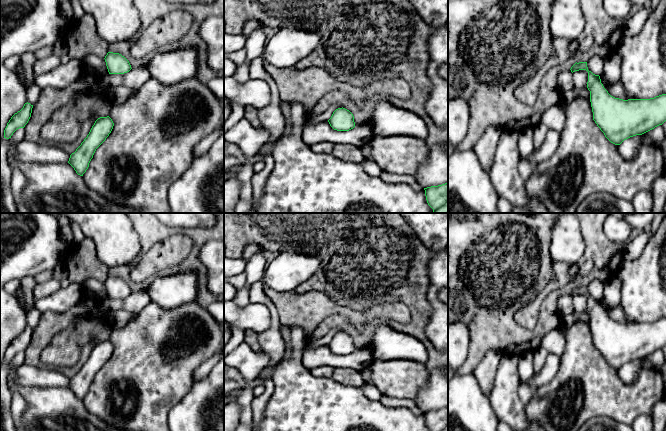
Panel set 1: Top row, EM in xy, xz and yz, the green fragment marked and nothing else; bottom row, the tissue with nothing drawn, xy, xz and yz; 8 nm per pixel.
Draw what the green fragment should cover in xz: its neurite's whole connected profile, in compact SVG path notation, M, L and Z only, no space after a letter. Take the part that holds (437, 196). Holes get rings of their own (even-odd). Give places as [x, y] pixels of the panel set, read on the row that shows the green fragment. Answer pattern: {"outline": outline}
{"outline": "M448 183L427 187L424 190L433 213L448 213Z"}

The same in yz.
{"outline": "M587 62L575 63L571 72L588 72L587 88L593 120L613 144L642 135L666 121L666 94L650 99L623 100L611 96L601 83L599 75L588 70Z"}

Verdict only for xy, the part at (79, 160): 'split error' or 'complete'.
complete

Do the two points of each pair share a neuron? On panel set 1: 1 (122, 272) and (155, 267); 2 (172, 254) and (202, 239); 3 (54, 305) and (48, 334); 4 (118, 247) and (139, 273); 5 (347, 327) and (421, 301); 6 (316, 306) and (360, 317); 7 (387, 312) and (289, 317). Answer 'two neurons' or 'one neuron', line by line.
1: one neuron
2: one neuron
3: two neurons
4: two neurons
5: one neuron
6: one neuron
7: one neuron

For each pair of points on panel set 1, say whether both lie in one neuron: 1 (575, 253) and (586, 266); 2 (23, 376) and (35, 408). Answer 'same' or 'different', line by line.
1: different
2: different

